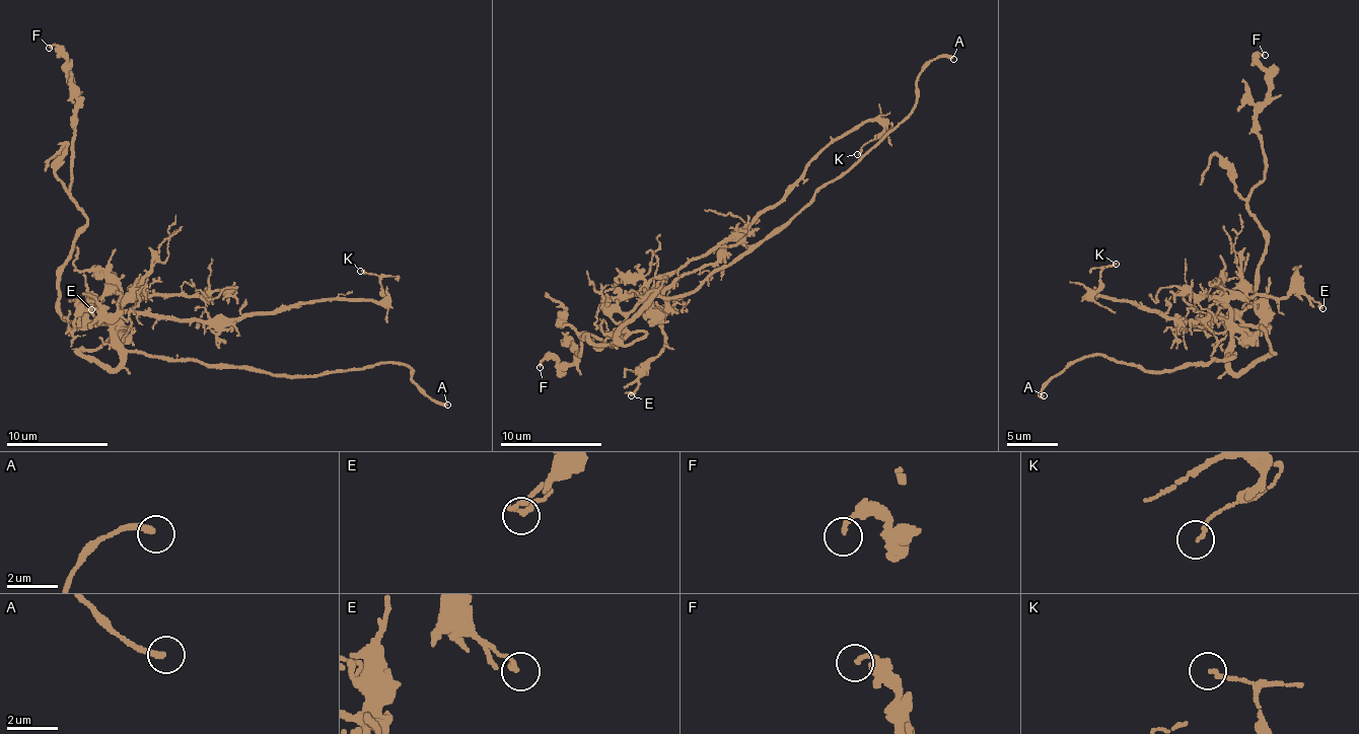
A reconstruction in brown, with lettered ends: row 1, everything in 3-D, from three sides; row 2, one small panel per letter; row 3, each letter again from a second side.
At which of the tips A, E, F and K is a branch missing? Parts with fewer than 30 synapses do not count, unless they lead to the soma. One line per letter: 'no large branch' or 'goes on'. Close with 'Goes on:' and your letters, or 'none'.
A: goes on
E: no large branch
F: no large branch
K: no large branch
Goes on: A

